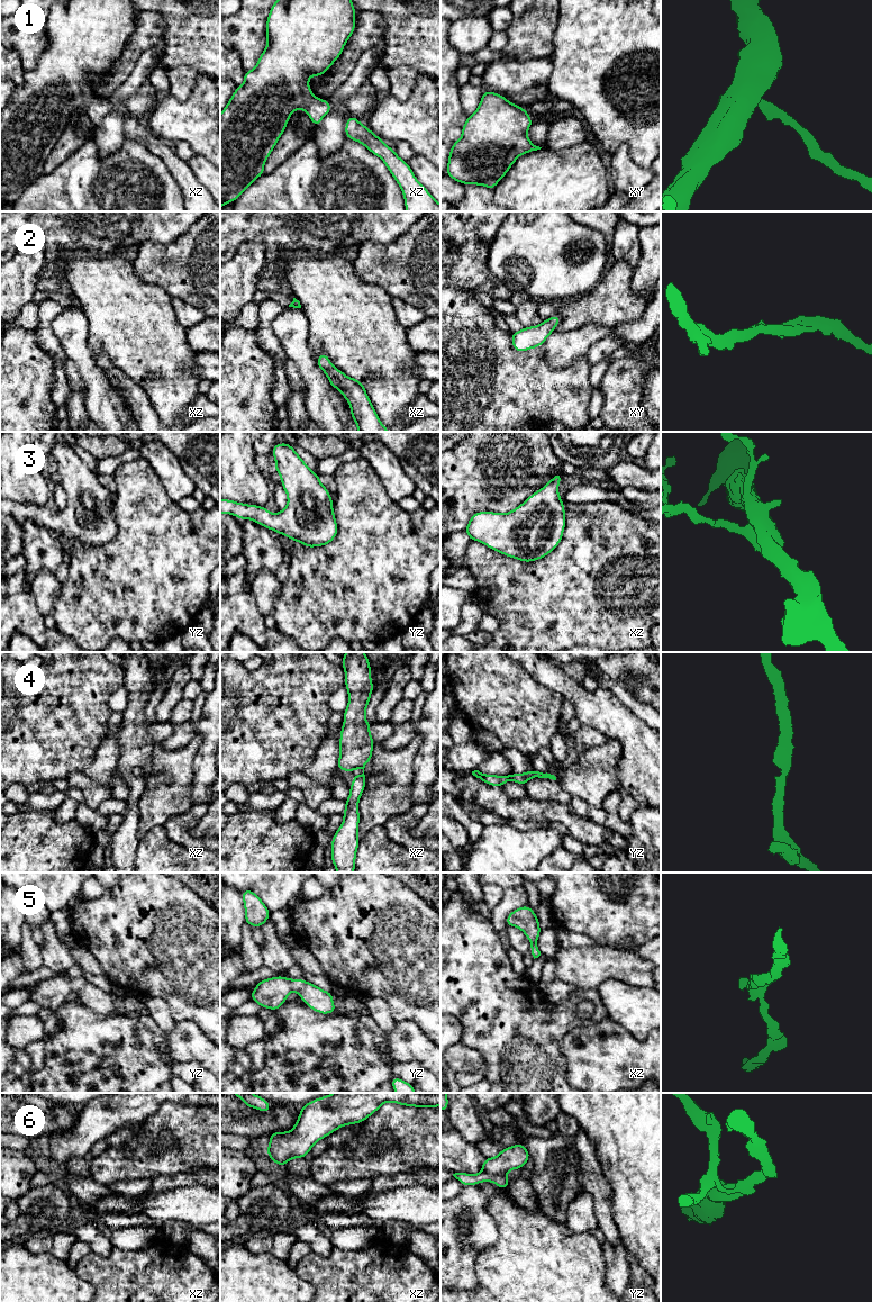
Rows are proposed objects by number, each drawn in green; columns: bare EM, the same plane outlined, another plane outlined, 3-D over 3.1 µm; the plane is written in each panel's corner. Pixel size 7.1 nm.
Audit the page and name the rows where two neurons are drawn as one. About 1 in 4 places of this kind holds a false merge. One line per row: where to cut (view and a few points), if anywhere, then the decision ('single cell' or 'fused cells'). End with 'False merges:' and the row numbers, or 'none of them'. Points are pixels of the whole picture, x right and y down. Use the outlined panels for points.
1: no cut; single cell
2: no cut; single cell
3: no cut; single cell
4: no cut; single cell
5: no cut; single cell
6: cut in yz along (482, 1171), (489, 1174), (503, 1175); fused cells
False merges: 6

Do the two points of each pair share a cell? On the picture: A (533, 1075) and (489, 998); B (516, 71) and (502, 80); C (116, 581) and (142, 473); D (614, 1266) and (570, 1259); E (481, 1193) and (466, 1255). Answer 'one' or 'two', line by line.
A: one
B: one
C: one
D: two
E: one

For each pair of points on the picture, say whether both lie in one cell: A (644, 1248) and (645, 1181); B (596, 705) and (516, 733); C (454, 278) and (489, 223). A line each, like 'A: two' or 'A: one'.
A: one
B: two
C: one

